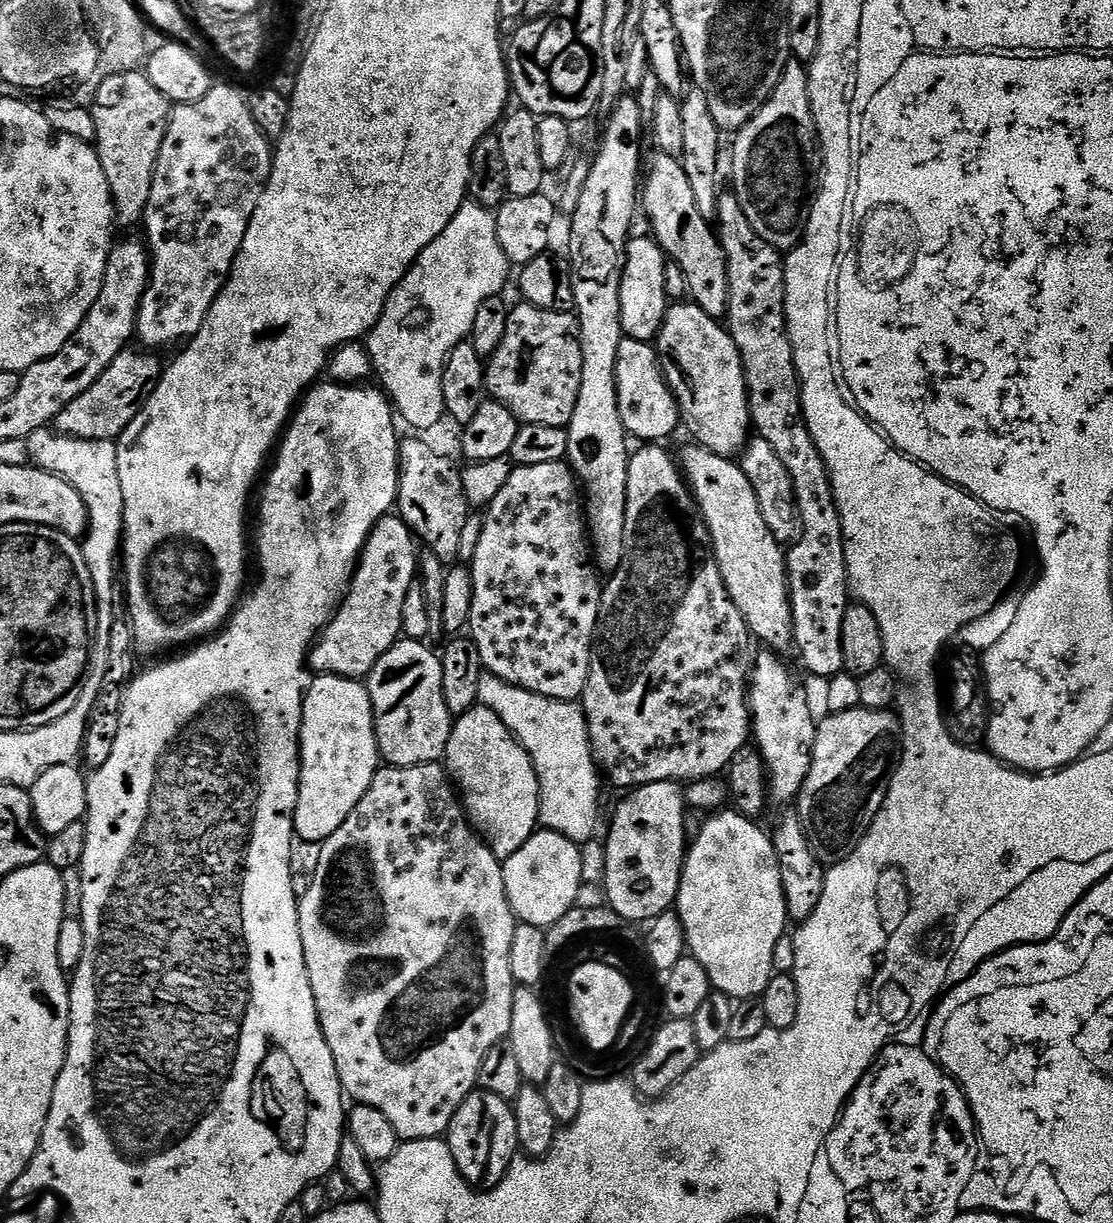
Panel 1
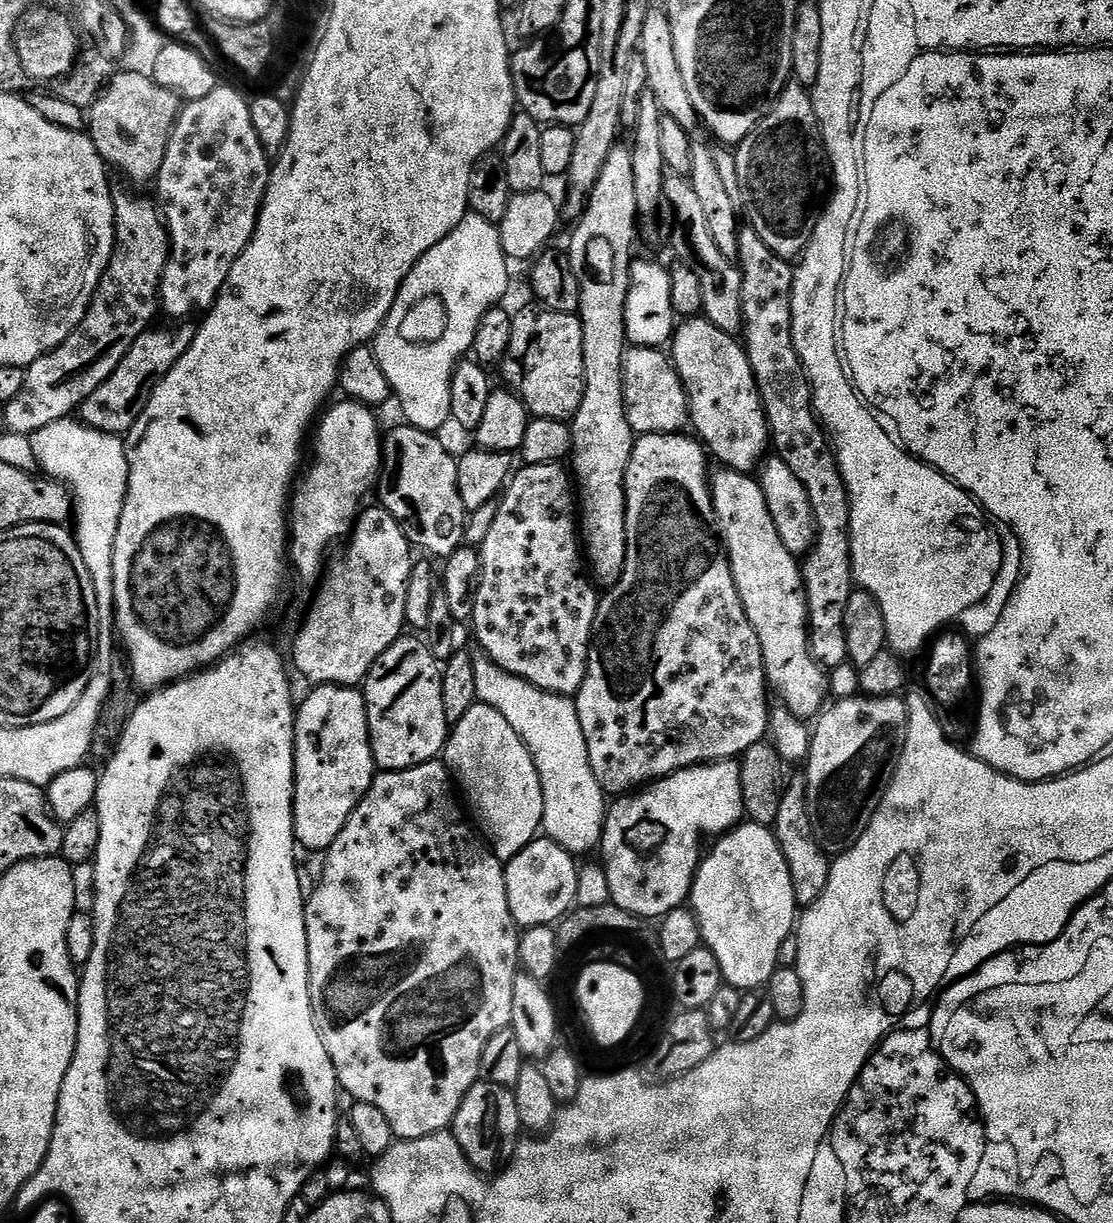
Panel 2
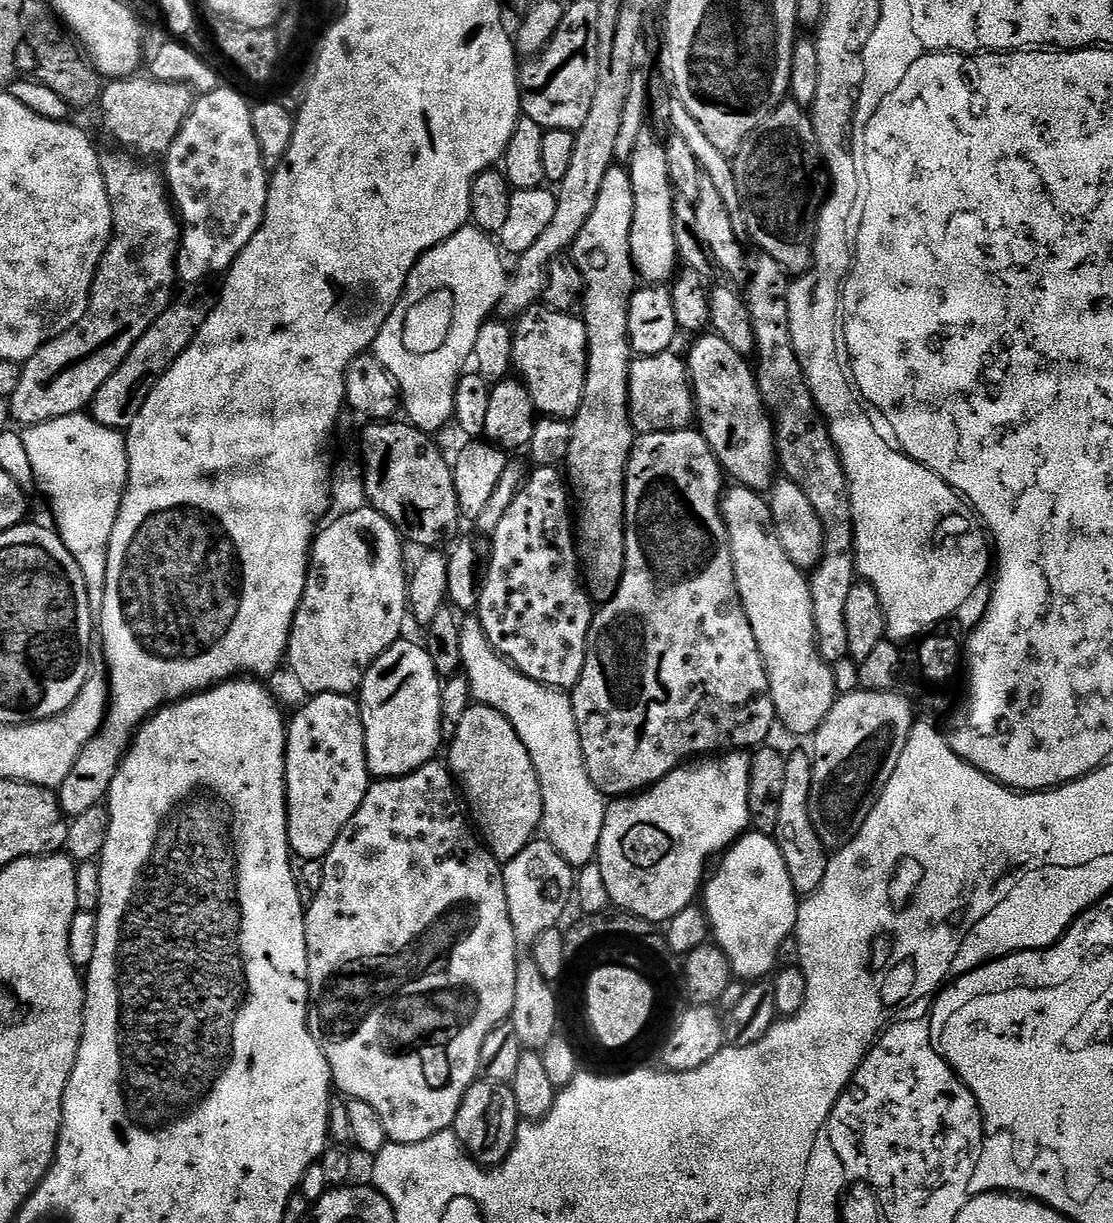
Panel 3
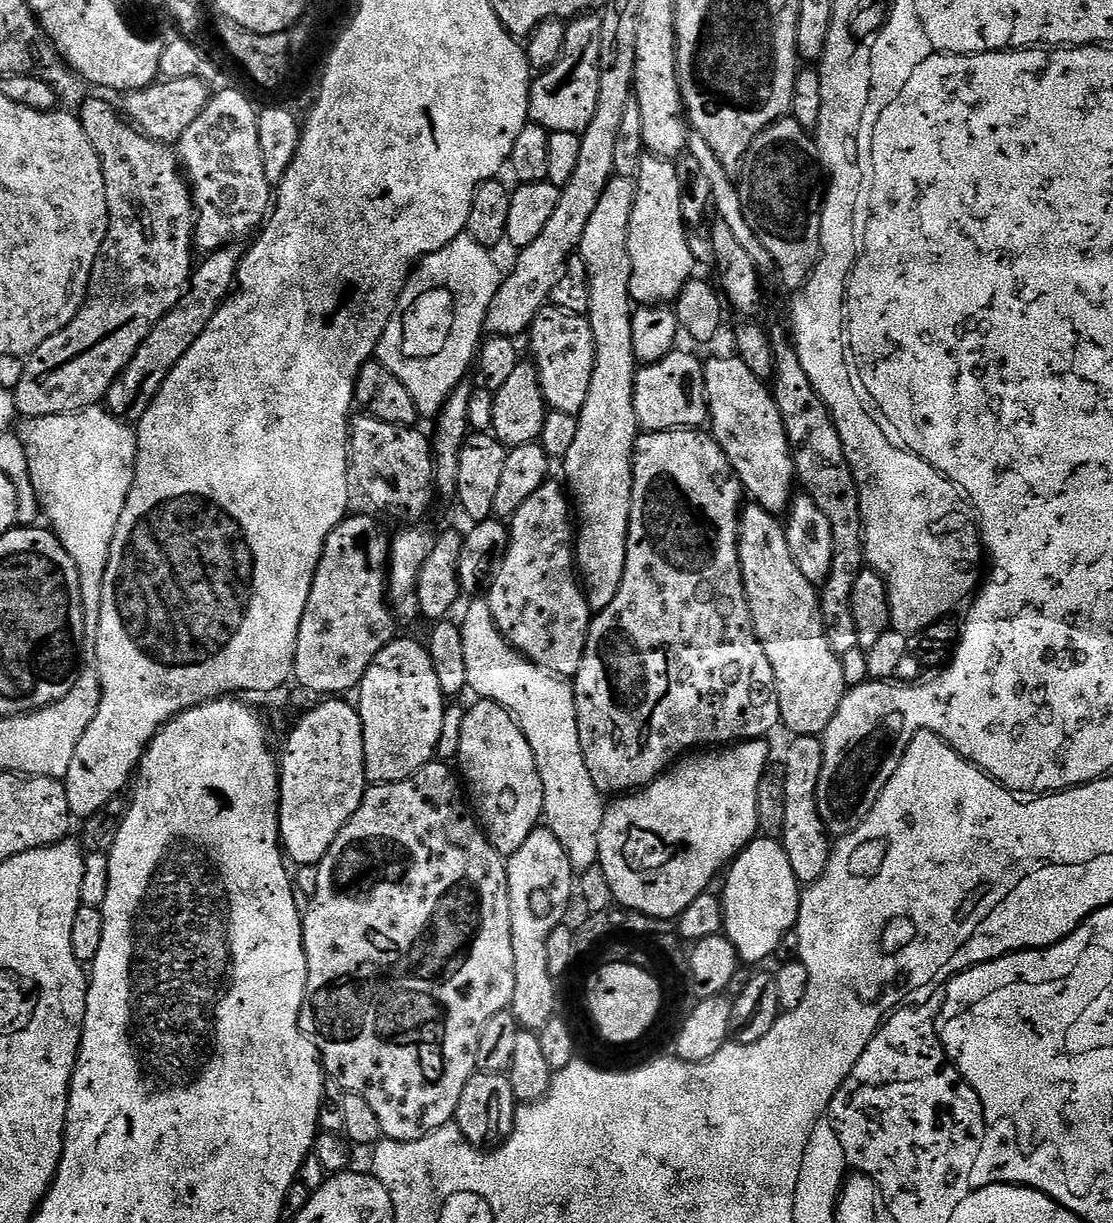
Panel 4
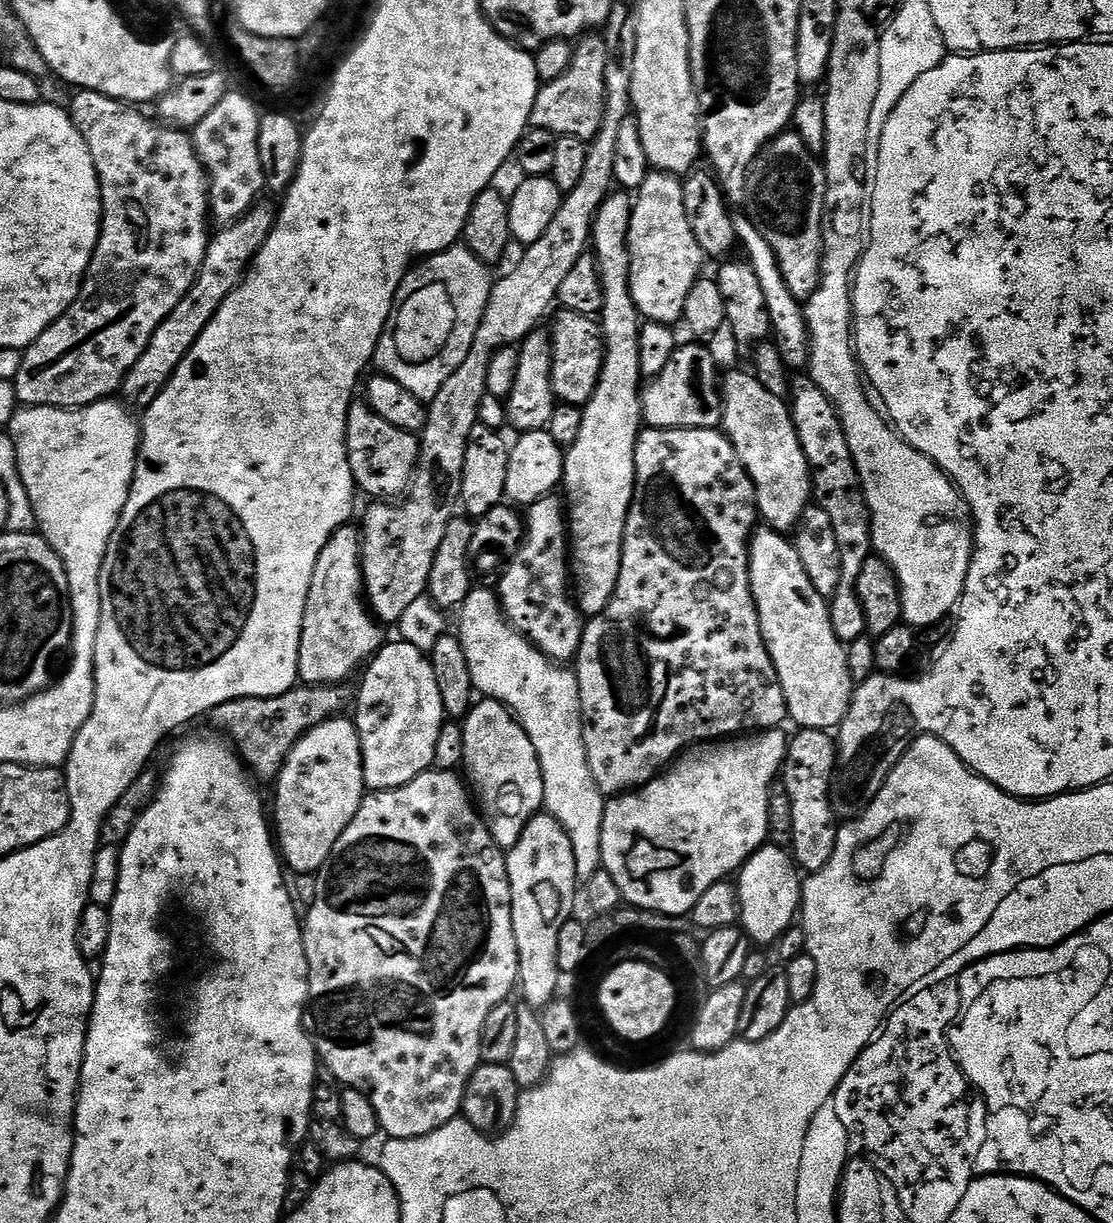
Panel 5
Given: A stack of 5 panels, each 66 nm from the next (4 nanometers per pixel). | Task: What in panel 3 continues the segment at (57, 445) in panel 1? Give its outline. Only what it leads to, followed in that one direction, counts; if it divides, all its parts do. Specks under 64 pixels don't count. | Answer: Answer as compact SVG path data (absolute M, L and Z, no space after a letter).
M75 412L62 418L47 420L41 424L29 424L20 432L22 443L30 458L35 487L48 499L52 507L54 527L60 533L66 550L74 554L74 562L86 578L86 594L90 594L90 606L99 610L106 594L106 558L110 546L110 534L114 534L114 522L118 518L124 490L128 487L128 441L123 431L102 426L91 414Z

